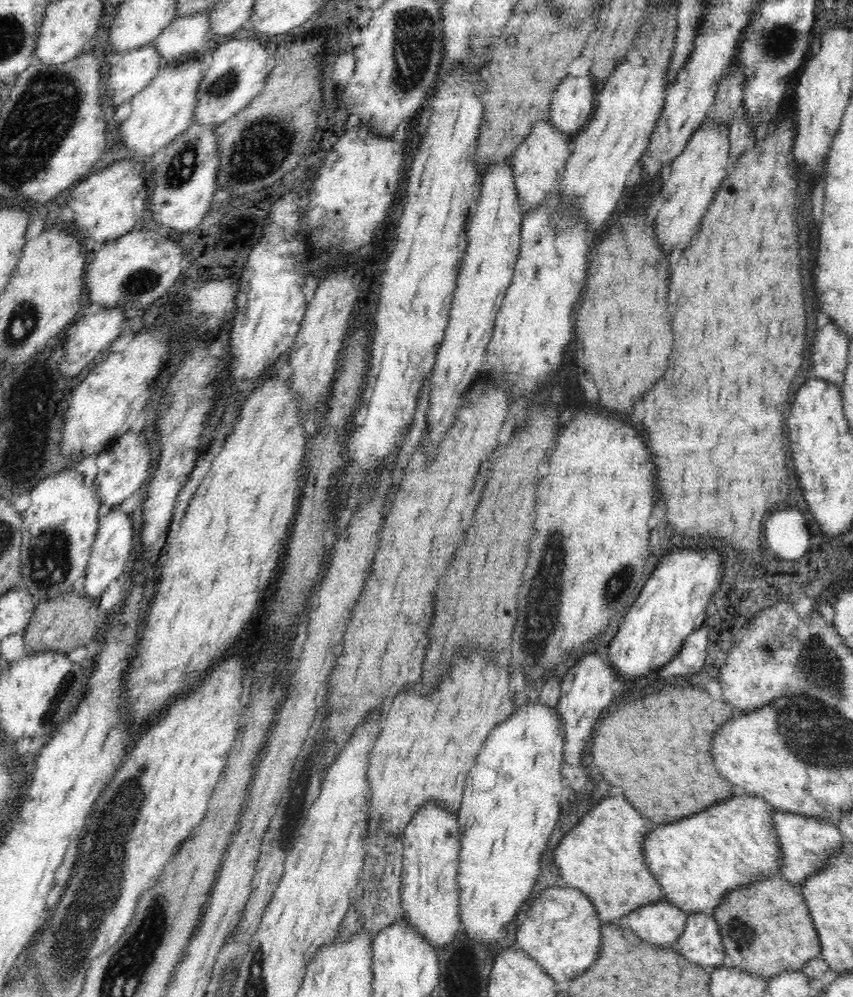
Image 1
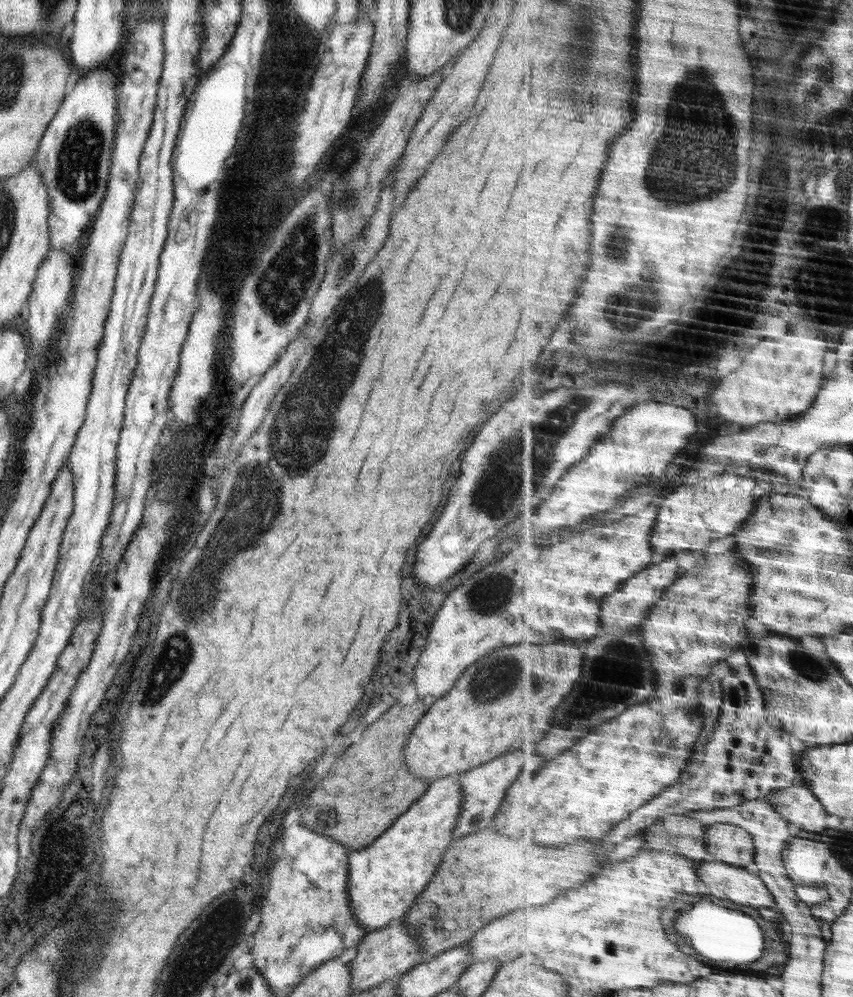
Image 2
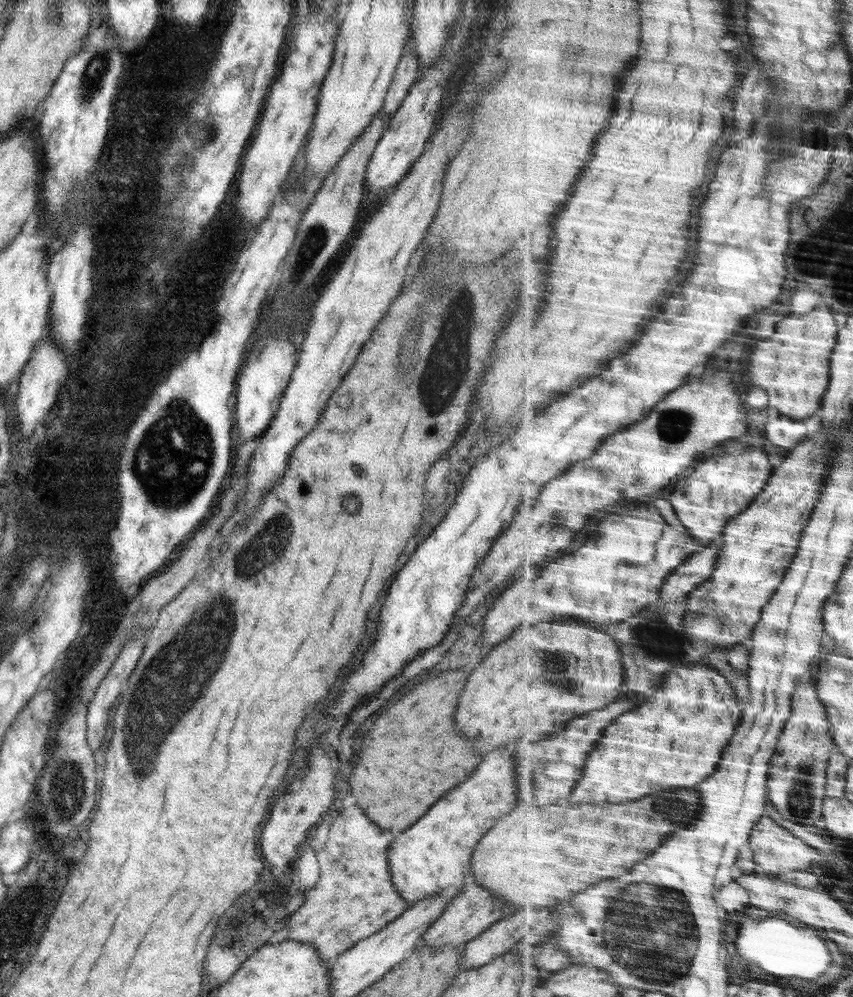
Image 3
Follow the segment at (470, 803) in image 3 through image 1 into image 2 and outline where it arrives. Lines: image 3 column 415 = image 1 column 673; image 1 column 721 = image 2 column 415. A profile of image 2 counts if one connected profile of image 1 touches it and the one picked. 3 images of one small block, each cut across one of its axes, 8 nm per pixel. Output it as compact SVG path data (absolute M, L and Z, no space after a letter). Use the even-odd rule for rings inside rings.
M456 776L430 782L424 798L416 800L371 846L350 852L348 895L355 918L374 931L402 920L428 886L453 842L454 828L463 810L463 789Z

